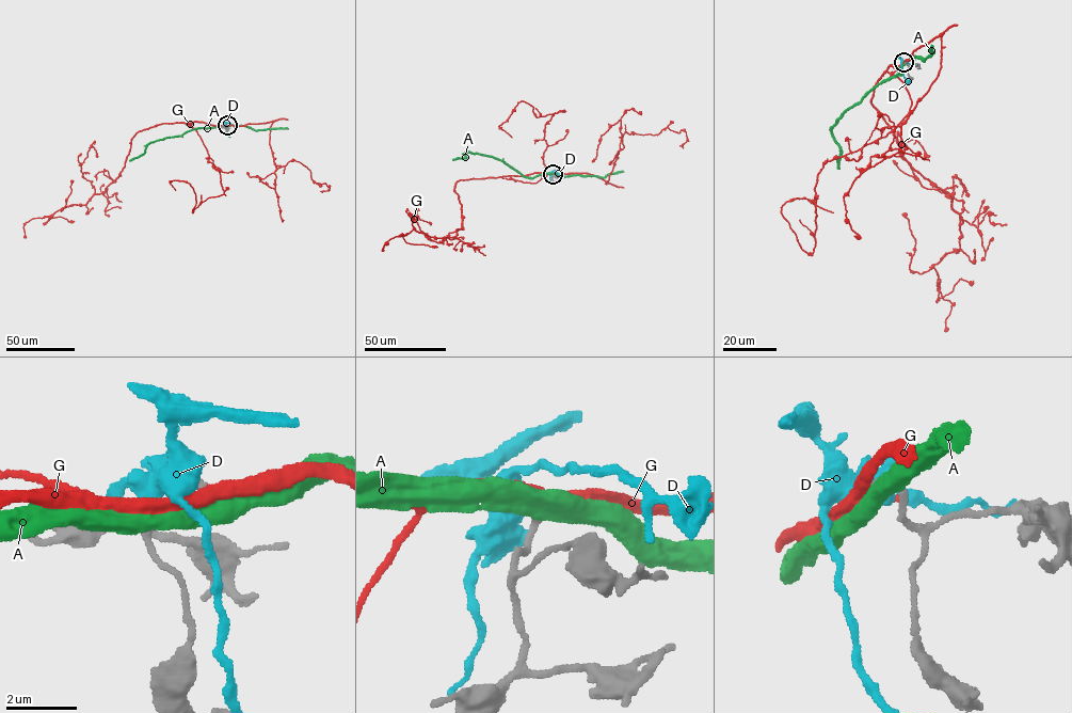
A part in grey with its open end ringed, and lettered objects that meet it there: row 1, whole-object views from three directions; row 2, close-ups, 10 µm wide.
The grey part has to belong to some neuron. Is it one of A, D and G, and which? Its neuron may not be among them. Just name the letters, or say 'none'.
none

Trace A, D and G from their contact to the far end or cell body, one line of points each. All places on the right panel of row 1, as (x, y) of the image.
A: (905, 63), (898, 67), (900, 74), (867, 93), (832, 126), (831, 130), (841, 149), (837, 169)
D: (906, 62), (901, 68), (909, 83)
G: (904, 62), (872, 103), (962, 221), (959, 248), (933, 266), (938, 296), (973, 281)

